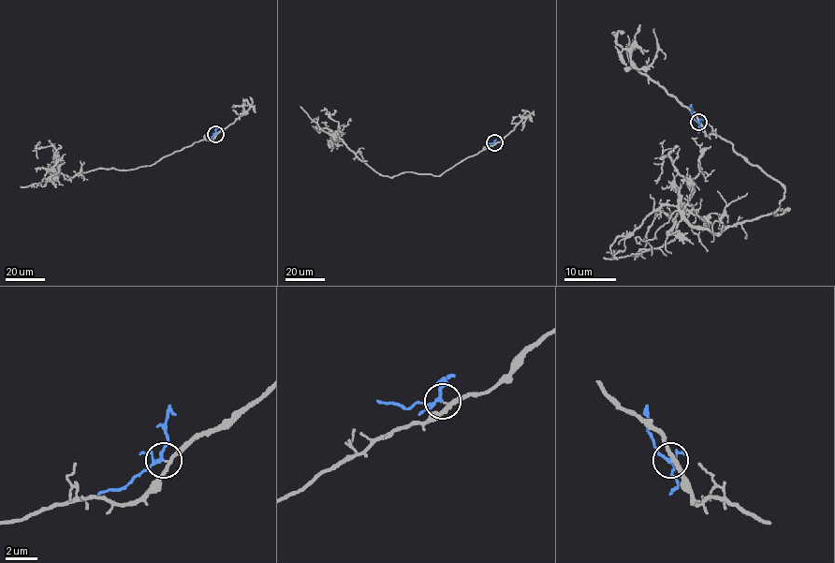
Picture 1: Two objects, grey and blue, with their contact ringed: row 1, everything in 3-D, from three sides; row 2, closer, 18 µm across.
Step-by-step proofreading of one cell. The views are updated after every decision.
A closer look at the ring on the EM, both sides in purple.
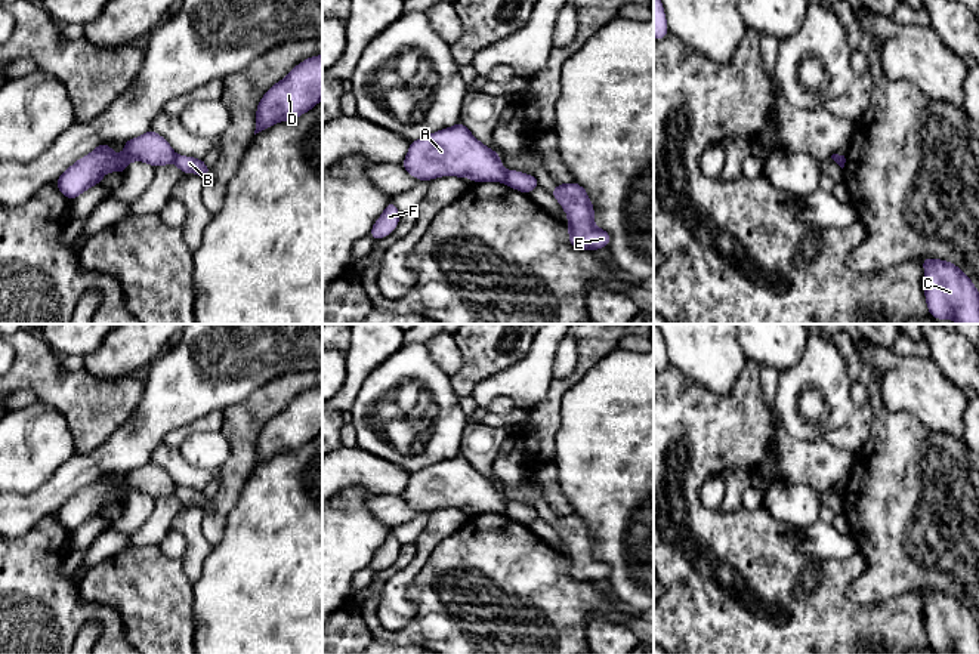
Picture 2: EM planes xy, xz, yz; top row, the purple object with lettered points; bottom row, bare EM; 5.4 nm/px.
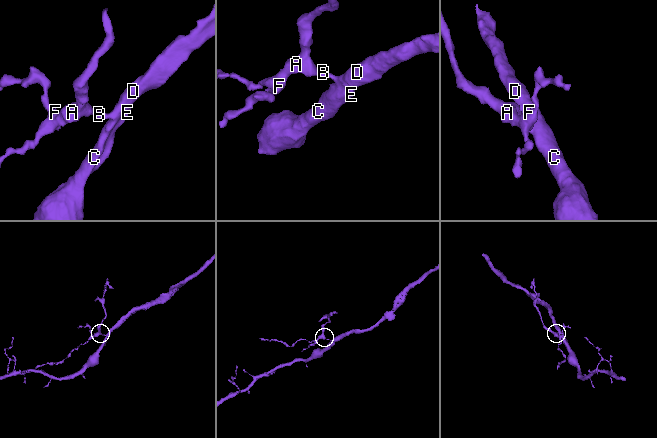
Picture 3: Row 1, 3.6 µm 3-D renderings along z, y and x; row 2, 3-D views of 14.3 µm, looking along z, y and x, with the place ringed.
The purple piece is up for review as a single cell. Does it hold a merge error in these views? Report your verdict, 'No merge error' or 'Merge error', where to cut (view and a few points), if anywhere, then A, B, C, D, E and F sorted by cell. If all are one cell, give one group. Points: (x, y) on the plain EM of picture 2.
Merge error. Split along xz (507, 503), (503, 512). Groups: A F / B C D E

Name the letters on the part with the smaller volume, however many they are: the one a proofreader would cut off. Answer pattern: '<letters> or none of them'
A, F

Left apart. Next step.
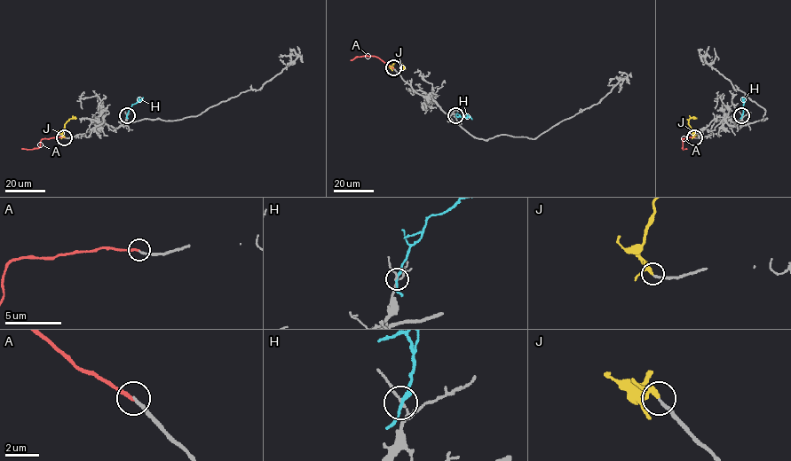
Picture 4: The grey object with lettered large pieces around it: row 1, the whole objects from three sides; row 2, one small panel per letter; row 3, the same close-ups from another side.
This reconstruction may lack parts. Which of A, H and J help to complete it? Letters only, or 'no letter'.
A

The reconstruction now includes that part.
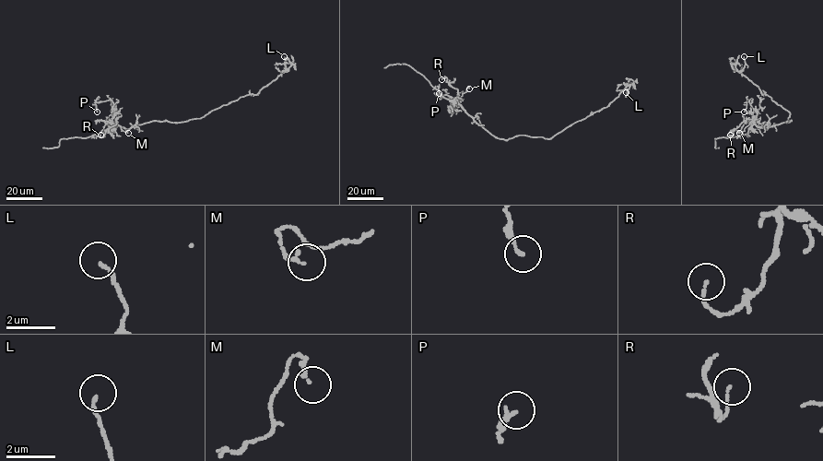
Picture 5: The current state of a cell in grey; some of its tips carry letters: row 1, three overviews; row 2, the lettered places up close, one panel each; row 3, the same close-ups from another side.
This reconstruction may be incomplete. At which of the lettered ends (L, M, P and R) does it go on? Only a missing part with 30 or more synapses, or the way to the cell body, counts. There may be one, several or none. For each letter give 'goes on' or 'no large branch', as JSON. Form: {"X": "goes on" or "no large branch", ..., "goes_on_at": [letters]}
{"L": "no large branch", "M": "no large branch", "P": "no large branch", "R": "no large branch", "goes_on_at": []}

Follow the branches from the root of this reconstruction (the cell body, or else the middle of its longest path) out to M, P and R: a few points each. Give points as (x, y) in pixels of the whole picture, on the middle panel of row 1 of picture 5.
M: (513, 137), (505, 140), (496, 137), (465, 112), (457, 100), (468, 86), (469, 88)
P: (513, 137), (505, 140), (496, 137), (458, 103), (453, 106), (453, 98), (437, 96), (439, 93)
R: (513, 137), (498, 138), (478, 124), (458, 103), (457, 89), (446, 77), (441, 79)

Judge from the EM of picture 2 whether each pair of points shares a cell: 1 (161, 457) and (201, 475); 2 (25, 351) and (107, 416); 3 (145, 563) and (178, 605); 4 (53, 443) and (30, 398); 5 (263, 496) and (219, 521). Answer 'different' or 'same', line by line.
1: same
2: same
3: same
4: different
5: different

